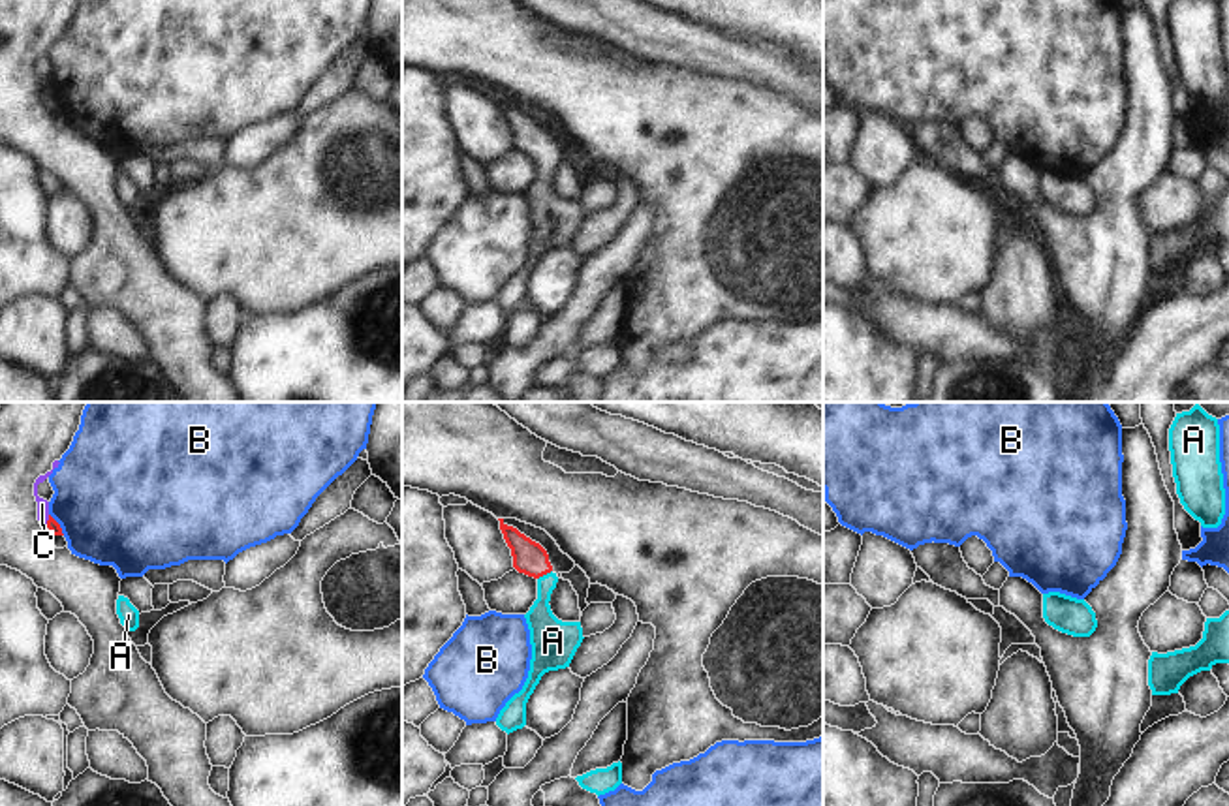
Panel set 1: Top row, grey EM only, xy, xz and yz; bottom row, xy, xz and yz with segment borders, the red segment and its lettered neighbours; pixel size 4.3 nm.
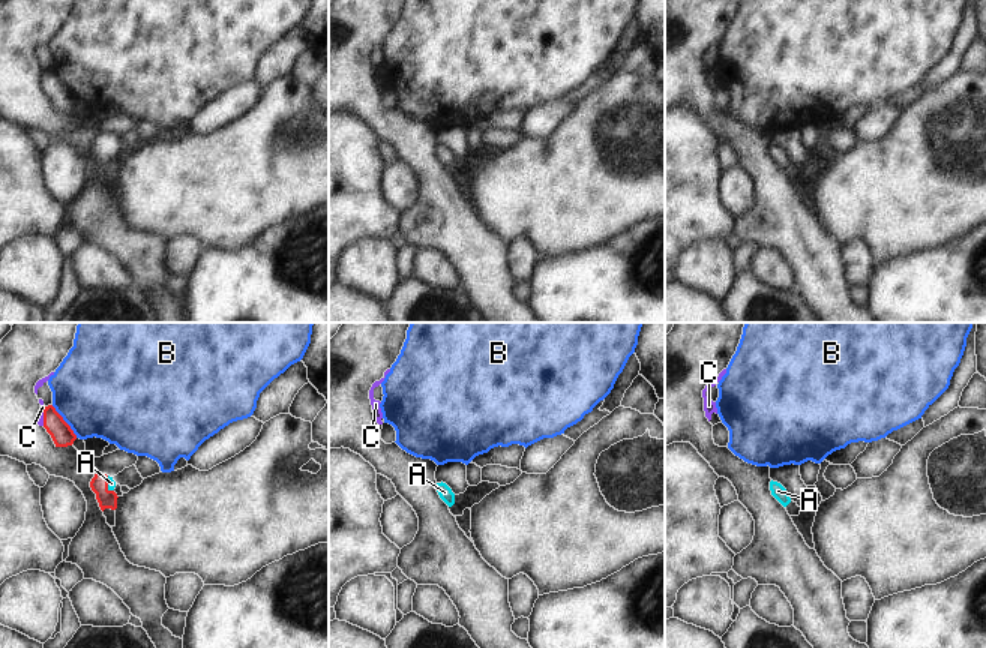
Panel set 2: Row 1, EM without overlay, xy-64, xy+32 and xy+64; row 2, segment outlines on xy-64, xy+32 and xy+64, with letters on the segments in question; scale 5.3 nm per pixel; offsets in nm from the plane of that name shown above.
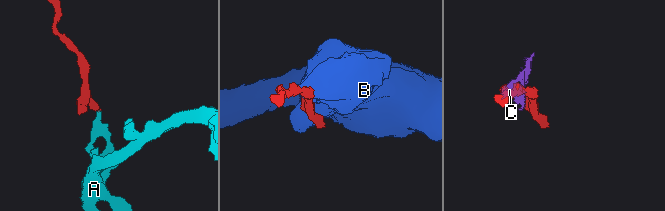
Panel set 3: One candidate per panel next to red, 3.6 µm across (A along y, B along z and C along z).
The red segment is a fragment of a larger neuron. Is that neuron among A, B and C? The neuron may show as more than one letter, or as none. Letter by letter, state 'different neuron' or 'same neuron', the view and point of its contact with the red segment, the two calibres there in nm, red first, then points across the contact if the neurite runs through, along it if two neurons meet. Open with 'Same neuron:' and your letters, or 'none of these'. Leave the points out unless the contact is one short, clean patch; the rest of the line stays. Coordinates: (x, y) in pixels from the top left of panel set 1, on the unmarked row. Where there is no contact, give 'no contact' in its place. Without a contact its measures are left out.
Same neuron: A
A: same neuron; meets red in xz at (544, 153); 140 nm thick on the red side, 150 nm on the other; runs through xz (528, 136), (544, 153), (544, 205), (547, 211)
B: different neuron; meets red in xy at (59, 104); 50 nm thick on the red side, 500 nm on the other
C: different neuron; meets red in xy at (47, 100); 50 nm thick on the red side, 50 nm on the other

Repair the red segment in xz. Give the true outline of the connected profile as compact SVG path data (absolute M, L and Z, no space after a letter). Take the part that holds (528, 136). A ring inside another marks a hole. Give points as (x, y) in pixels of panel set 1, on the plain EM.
M504 98L498 100L504 118L511 128L513 147L537 160L537 178L524 194L532 224L528 257L496 297L496 304L509 314L526 304L526 282L541 256L549 250L569 246L584 216L581 201L562 201L551 190L549 180L558 156L552 150L547 130L517 107L507 105Z

